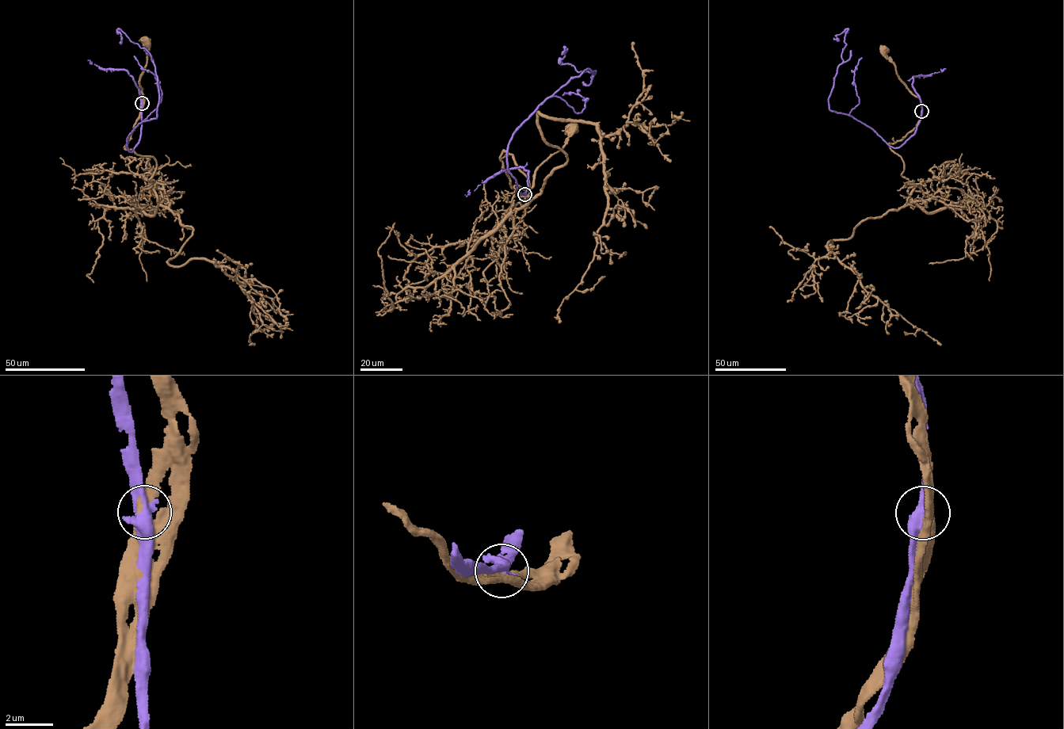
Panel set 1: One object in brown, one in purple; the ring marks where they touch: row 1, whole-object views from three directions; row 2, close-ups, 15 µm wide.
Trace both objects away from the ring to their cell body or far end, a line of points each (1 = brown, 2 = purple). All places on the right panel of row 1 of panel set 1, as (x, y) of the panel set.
1: (921, 111), (920, 99), (898, 78), (895, 65), (886, 58), (883, 50)
2: (921, 111), (916, 132), (895, 147), (852, 116), (829, 109), (848, 29), (833, 39)

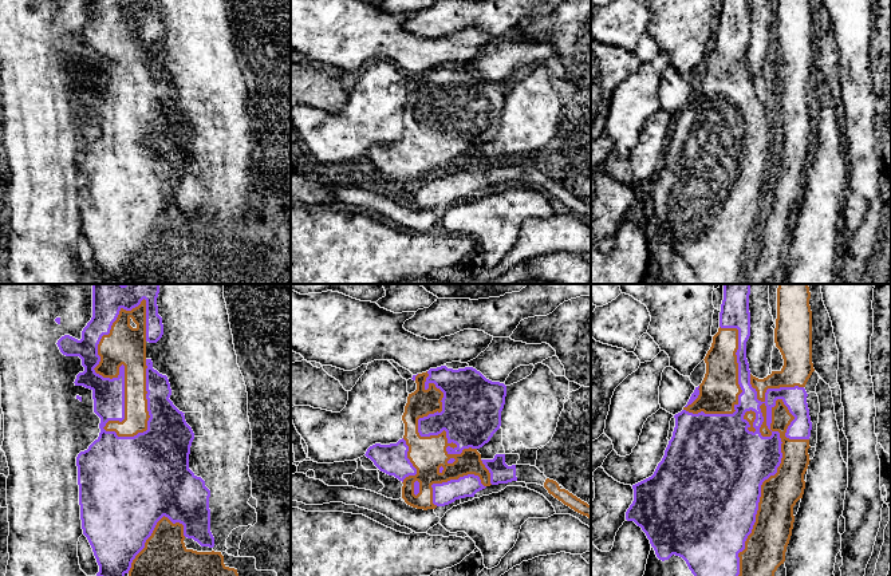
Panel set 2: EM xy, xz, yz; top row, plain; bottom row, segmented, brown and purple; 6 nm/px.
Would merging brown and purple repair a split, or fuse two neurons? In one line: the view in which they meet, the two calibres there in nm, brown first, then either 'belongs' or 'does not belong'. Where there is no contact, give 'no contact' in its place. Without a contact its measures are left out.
meets brown in yz; 220 nm thick on the brown side, 400 nm on the other; does not belong

